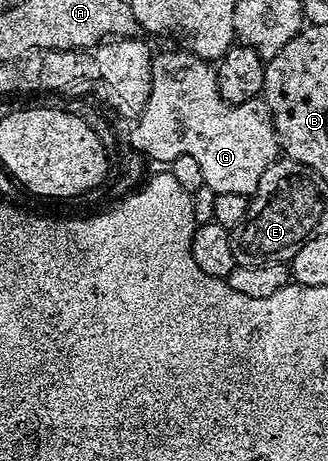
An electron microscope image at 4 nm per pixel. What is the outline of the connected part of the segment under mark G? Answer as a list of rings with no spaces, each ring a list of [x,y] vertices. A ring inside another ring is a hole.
[[[178,47],[152,56],[149,103],[145,103],[136,121],[129,137],[136,151],[163,163],[170,163],[177,155],[193,155],[201,167],[203,184],[215,193],[250,198],[261,183],[261,175],[281,153],[267,102],[256,99],[231,105],[221,99],[216,66]]]

